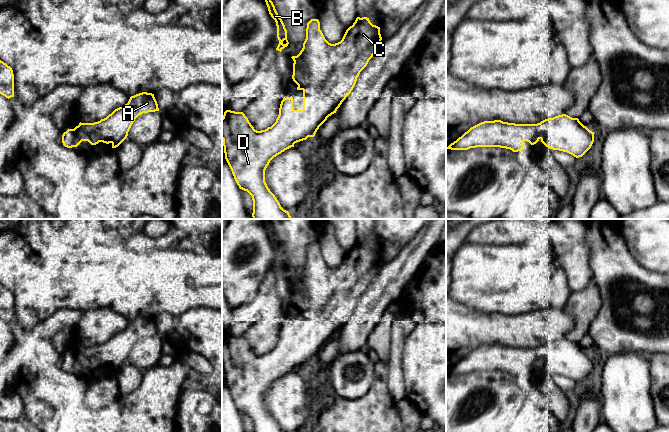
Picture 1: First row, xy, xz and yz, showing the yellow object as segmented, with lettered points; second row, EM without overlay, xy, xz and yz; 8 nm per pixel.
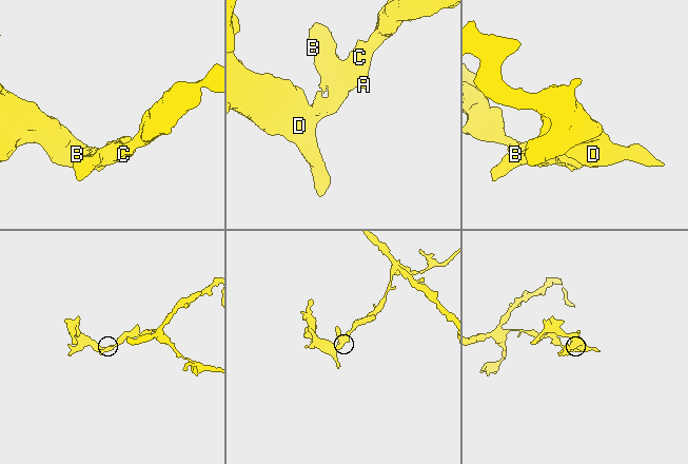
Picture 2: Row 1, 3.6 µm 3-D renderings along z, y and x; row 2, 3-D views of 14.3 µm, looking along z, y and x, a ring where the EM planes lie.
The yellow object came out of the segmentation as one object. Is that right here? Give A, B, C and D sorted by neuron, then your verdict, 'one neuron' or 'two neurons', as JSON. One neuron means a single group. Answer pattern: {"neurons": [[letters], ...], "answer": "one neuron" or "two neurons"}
{"neurons": [["A", "B", "C", "D"]], "answer": "one neuron"}

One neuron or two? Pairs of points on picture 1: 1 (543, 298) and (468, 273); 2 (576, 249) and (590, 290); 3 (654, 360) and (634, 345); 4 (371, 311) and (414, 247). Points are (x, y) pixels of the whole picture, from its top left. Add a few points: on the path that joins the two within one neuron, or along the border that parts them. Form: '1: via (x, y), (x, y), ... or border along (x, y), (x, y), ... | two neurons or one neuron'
1: via (524, 283), (520, 279), (487, 278) | one neuron
2: border along (591, 278), (583, 289), (572, 292) | two neurons
3: border along (658, 352), (647, 355) | two neurons
4: via (379, 295), (406, 263) | one neuron

